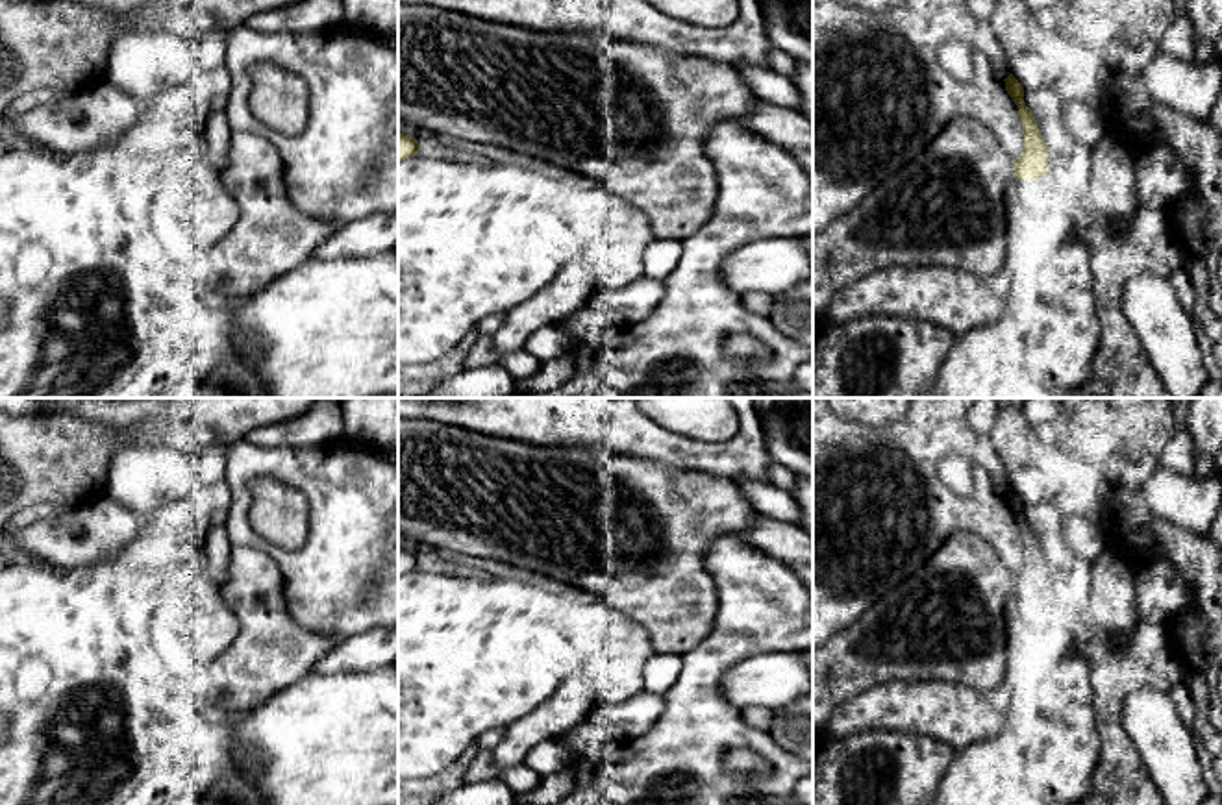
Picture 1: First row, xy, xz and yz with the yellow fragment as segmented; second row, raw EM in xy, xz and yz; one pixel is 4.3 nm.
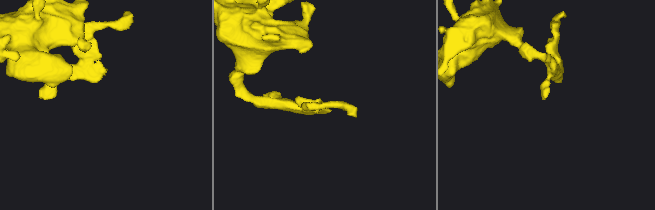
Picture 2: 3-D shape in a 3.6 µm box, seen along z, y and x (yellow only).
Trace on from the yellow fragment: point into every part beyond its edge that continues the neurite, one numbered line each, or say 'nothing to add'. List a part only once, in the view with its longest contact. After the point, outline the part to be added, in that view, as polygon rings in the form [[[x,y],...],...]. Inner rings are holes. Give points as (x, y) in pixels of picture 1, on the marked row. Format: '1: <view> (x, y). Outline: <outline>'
1: yz (1028, 185). Outline: [[[1048,154],[1048,172],[1044,178],[1035,180],[1035,181],[1033,180],[1016,180],[1015,172],[1013,172],[1009,178],[1009,183],[1007,183],[1005,196],[1009,196],[1015,187],[1020,187],[1024,192],[1039,192],[1050,174],[1052,174],[1052,154]]]

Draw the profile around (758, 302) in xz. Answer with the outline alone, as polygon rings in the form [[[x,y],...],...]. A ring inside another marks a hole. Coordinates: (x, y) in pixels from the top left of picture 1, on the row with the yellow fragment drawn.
[[[748,292],[744,298],[744,305],[757,315],[768,316],[774,307],[774,294],[768,292]]]

